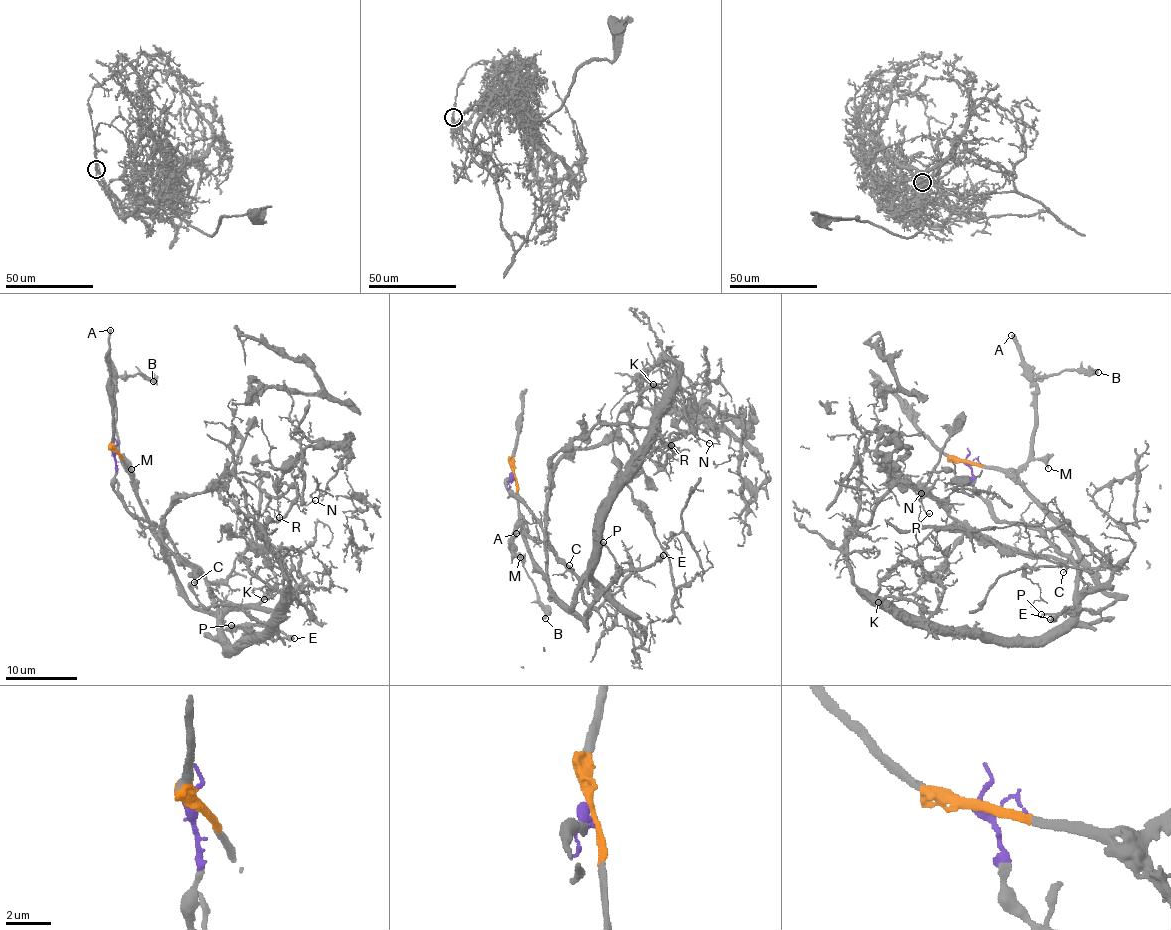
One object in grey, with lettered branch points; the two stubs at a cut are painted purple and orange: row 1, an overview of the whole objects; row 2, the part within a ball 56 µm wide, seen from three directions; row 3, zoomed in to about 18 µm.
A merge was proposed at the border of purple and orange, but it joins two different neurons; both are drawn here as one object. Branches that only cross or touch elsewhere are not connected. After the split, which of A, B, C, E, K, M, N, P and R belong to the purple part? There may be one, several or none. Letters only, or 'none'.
C, K, N, R

